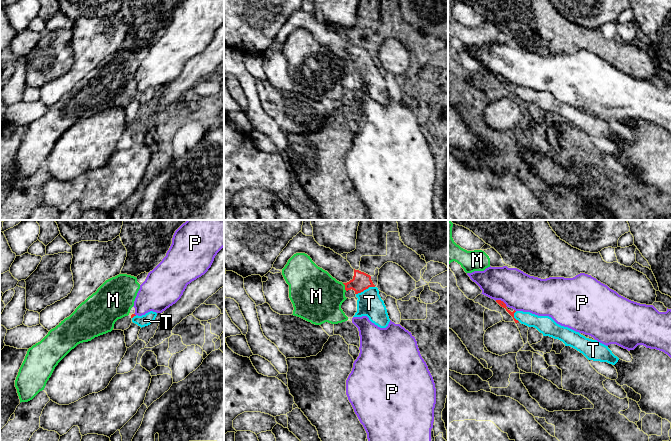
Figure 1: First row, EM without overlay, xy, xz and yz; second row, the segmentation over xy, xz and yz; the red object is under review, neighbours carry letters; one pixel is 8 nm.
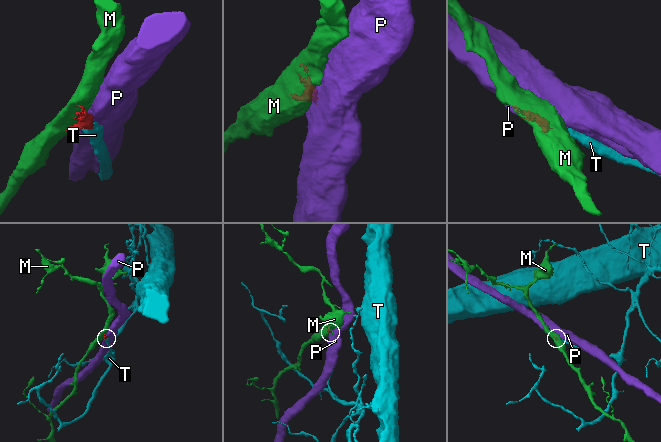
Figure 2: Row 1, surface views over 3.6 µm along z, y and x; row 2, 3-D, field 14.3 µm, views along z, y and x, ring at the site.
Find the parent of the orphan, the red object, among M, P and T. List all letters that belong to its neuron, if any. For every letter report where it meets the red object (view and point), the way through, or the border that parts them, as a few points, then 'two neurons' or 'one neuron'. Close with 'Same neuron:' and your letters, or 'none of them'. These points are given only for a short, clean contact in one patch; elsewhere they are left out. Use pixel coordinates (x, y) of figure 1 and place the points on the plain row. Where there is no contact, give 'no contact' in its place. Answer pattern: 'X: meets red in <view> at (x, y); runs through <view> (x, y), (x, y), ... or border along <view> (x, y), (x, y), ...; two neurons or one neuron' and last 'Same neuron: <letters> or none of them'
M: meets red in xz at (345, 63); two neurons
P: meets red in yz at (500, 76); border along yz (495, 76), (501, 76), (507, 82); two neurons
T: meets red in xz at (365, 65); runs through xz (361, 57), (365, 65), (369, 79); one neuron
Same neuron: T

